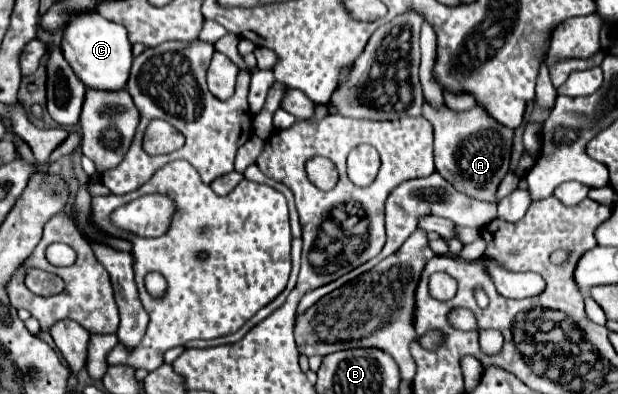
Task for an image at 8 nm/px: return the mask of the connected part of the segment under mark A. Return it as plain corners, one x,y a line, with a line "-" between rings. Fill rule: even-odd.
424,101
422,115
434,125
436,171
460,193
472,195
478,201
496,203
496,189
510,167
514,129
500,125
478,103
470,111
458,113
446,105
432,107
428,101

